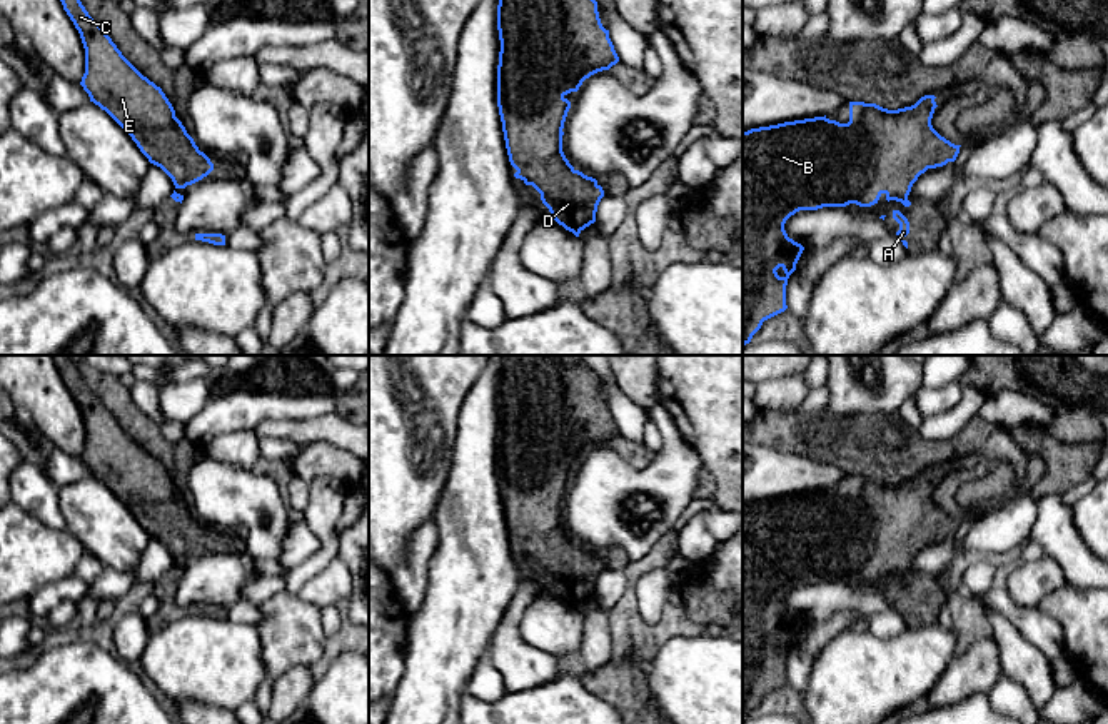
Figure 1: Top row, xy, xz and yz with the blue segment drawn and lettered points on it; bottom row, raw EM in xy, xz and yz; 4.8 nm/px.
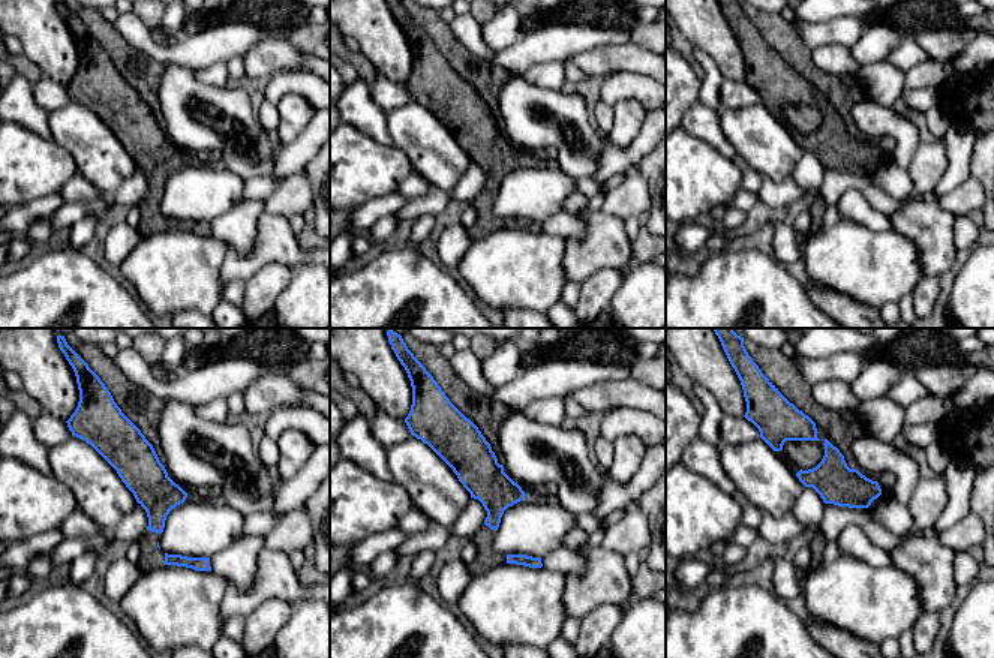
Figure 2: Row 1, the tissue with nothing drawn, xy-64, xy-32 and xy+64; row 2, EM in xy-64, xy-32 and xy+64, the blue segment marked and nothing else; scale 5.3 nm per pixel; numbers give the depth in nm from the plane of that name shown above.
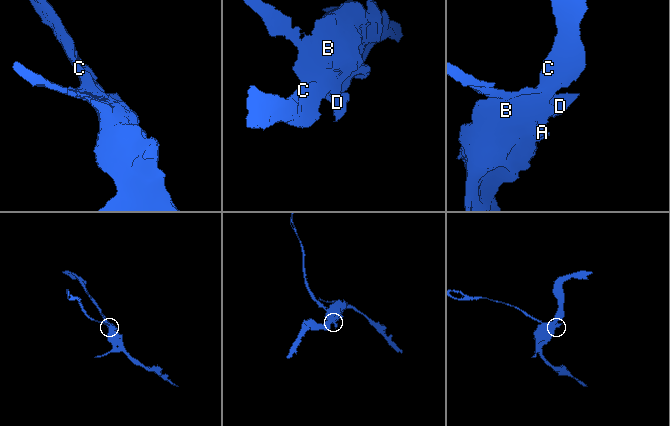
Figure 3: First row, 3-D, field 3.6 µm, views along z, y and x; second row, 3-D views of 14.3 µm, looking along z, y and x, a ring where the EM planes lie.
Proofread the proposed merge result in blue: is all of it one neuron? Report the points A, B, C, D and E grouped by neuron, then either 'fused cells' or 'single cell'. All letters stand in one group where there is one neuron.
A B C D E | single cell

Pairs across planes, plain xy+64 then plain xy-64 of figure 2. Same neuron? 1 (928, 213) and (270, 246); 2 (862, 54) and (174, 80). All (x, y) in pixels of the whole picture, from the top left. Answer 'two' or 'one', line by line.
1: one
2: two

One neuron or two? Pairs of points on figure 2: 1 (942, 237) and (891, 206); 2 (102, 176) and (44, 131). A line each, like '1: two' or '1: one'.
1: two
2: two

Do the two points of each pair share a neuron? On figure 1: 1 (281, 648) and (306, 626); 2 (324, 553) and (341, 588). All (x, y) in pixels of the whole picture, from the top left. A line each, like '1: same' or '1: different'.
1: same
2: different

